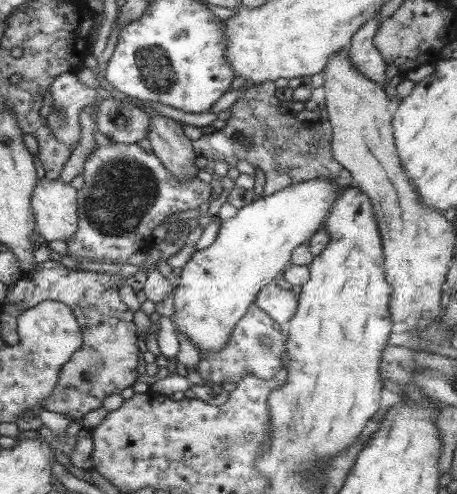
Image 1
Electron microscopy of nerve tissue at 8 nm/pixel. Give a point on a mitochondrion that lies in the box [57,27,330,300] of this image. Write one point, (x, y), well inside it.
(123, 191)

